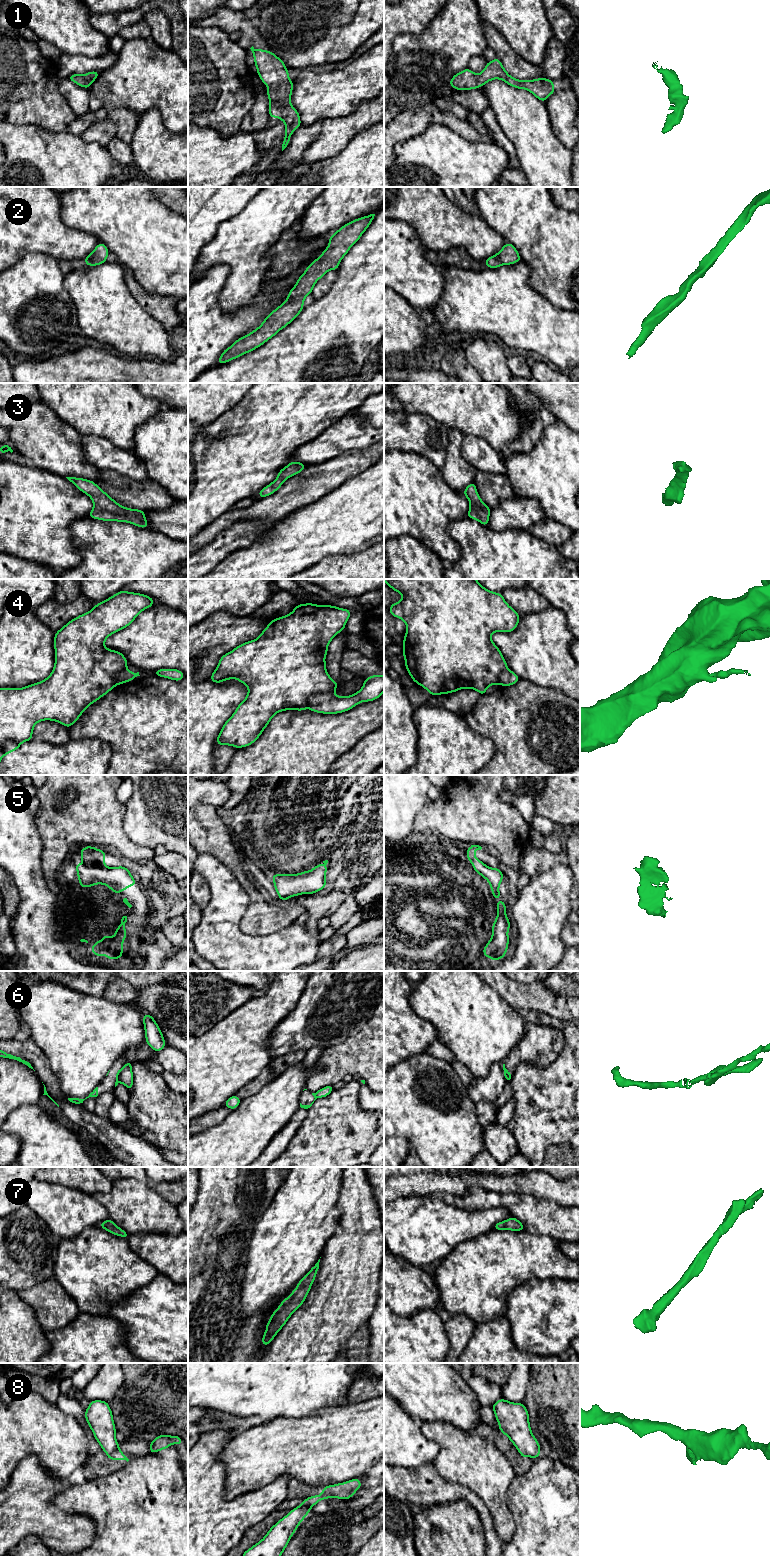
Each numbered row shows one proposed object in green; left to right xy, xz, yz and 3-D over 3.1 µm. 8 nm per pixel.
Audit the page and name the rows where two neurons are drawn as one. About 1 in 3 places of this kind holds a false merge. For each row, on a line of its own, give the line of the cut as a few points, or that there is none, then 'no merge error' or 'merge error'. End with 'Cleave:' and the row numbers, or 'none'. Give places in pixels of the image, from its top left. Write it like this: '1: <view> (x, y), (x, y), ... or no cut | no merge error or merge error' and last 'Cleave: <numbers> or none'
1: no cut | no merge error
2: no cut | no merge error
3: no cut | no merge error
4: xz (328, 693), (313, 695), (307, 707) | merge error
5: no cut | no merge error
6: xy (121, 1070), (118, 1081) | merge error
7: no cut | no merge error
8: xy (118, 1448), (107, 1455) | merge error
Cleave: 4, 6, 8

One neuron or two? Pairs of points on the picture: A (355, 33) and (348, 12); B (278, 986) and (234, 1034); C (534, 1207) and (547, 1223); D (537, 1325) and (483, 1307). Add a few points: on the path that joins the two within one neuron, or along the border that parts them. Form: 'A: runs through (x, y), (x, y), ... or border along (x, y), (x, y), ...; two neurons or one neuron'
A: border along (357, 10), (346, 23), (341, 23), (337, 19); two neurons
B: runs through (271, 998), (246, 1023); one neuron
C: runs through (536, 1211), (544, 1219); one neuron
D: border along (511, 1291), (508, 1297), (507, 1310), (504, 1314); two neurons

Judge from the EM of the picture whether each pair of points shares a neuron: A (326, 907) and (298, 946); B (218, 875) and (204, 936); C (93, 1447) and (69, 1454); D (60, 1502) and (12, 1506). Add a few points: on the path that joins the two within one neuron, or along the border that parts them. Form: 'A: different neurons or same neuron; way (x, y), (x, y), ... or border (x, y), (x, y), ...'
A: different neurons; border (304, 923), (312, 933), (317, 933)
B: same neuron; way (219, 890), (219, 910), (208, 921)
C: different neurons; border (81, 1426), (87, 1438), (87, 1458), (83, 1465)
D: different neurons; border (69, 1486), (54, 1498), (53, 1504), (74, 1514)

